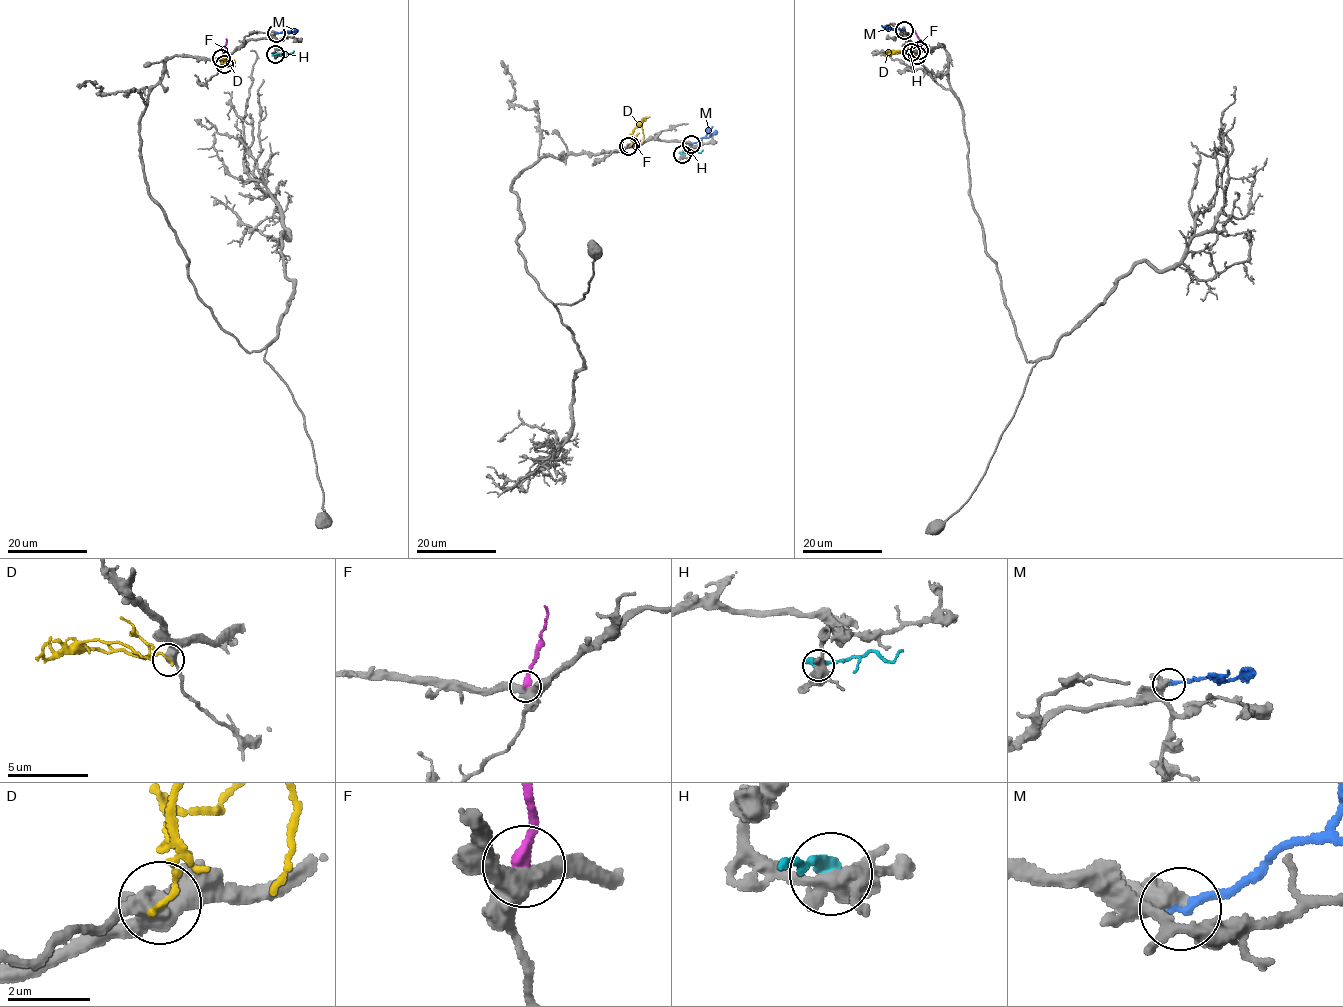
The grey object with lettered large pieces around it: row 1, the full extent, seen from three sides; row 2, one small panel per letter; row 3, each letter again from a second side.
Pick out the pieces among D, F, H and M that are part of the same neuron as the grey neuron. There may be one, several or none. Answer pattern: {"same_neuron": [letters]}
{"same_neuron": ["M"]}

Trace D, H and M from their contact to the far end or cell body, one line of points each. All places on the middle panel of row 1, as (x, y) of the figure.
D: (630, 144), (633, 130), (639, 125), (643, 137), (641, 144)
H: (682, 154), (703, 150)
M: (691, 144), (717, 131)

